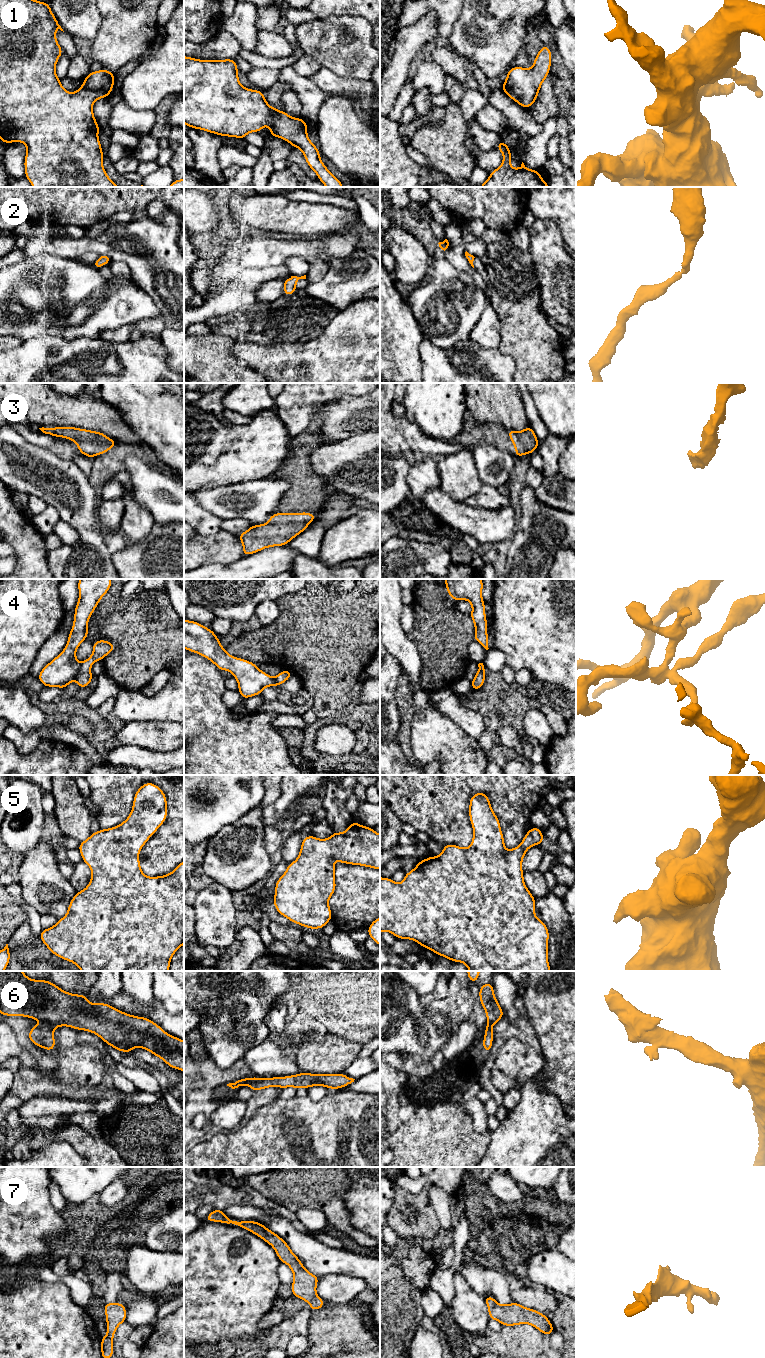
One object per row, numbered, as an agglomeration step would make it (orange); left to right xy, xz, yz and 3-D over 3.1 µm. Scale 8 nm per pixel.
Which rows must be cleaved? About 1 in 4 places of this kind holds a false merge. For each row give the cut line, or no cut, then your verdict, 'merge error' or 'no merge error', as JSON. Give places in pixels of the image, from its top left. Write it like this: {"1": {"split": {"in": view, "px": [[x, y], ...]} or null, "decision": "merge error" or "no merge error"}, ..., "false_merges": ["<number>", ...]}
{"1": {"split": null, "decision": "no merge error"}, "2": {"split": null, "decision": "no merge error"}, "3": {"split": null, "decision": "no merge error"}, "4": {"split": {"in": "xy", "px": [[80, 663], [80, 668], [74, 678]]}, "decision": "merge error"}, "5": {"split": null, "decision": "no merge error"}, "6": {"split": {"in": "xy", "px": [[45, 1021], [54, 1026]]}, "decision": "merge error"}, "7": {"split": null, "decision": "no merge error"}, "false_merges": ["4", "6"]}

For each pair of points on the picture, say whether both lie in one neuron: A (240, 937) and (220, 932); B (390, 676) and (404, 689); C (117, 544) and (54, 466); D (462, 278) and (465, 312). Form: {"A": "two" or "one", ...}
{"A": "two", "B": "two", "C": "one", "D": "one"}

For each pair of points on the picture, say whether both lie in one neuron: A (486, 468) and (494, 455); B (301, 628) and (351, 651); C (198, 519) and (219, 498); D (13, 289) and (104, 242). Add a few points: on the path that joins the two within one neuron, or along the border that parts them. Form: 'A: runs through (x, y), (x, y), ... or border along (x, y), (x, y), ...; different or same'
A: runs through (489, 465), (491, 458); same
B: runs through (313, 636), (339, 639); same
C: border along (194, 497), (201, 506), (222, 519); different
D: border along (49, 253), (75, 259); different

